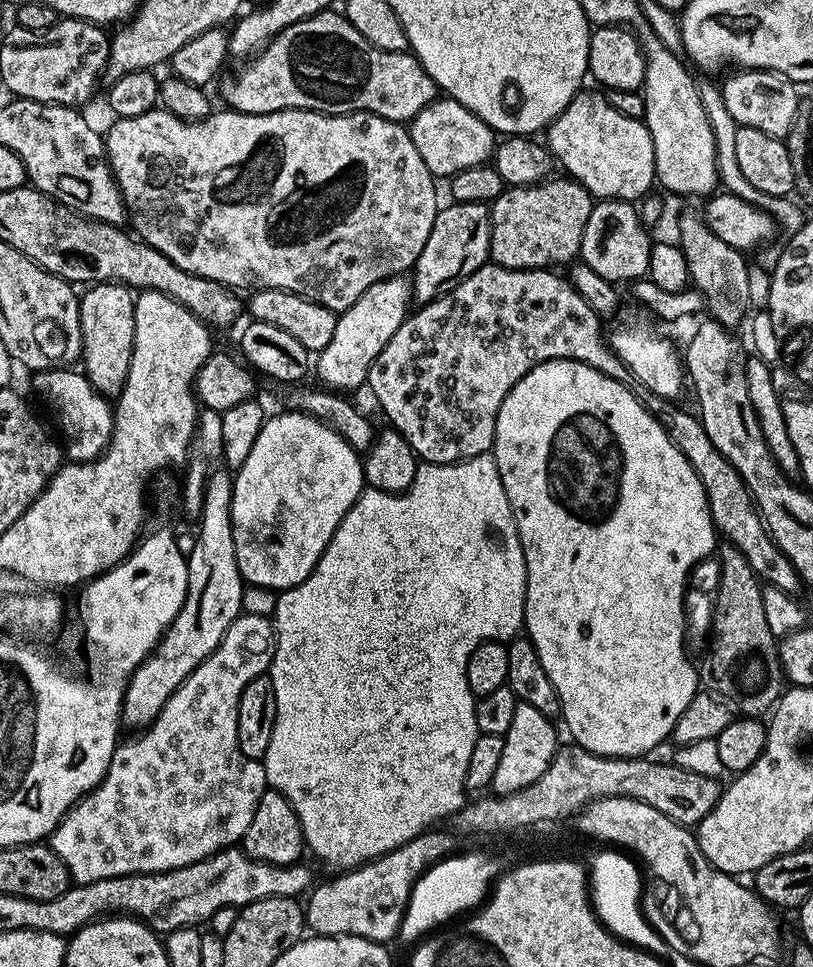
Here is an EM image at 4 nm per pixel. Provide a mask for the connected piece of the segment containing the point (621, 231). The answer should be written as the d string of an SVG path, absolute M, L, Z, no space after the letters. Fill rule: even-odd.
M602 198L593 203L586 229L583 231L580 247L581 261L590 266L596 274L611 284L634 282L647 275L647 259L651 252L644 225L639 218L637 207L619 198Z

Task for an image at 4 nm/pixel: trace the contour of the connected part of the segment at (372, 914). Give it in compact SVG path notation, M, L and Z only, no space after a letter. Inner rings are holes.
M440 830L423 832L376 860L333 875L336 877L325 884L317 883L306 900L307 927L318 936L357 936L377 942L395 941L415 884L435 864L457 851L457 837L451 831L436 831Z

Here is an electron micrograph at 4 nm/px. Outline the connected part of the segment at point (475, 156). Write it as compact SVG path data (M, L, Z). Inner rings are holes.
M445 96L424 107L408 129L415 149L436 178L451 178L464 169L481 167L491 159L496 147L496 133L489 124L457 100Z

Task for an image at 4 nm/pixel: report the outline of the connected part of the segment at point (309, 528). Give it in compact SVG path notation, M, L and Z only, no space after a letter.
M283 410L265 419L258 439L250 446L246 462L235 469L232 482L232 529L234 554L245 585L282 593L310 578L322 558L334 530L346 518L354 502L365 491L364 465L361 453L342 438L329 424L304 412Z

